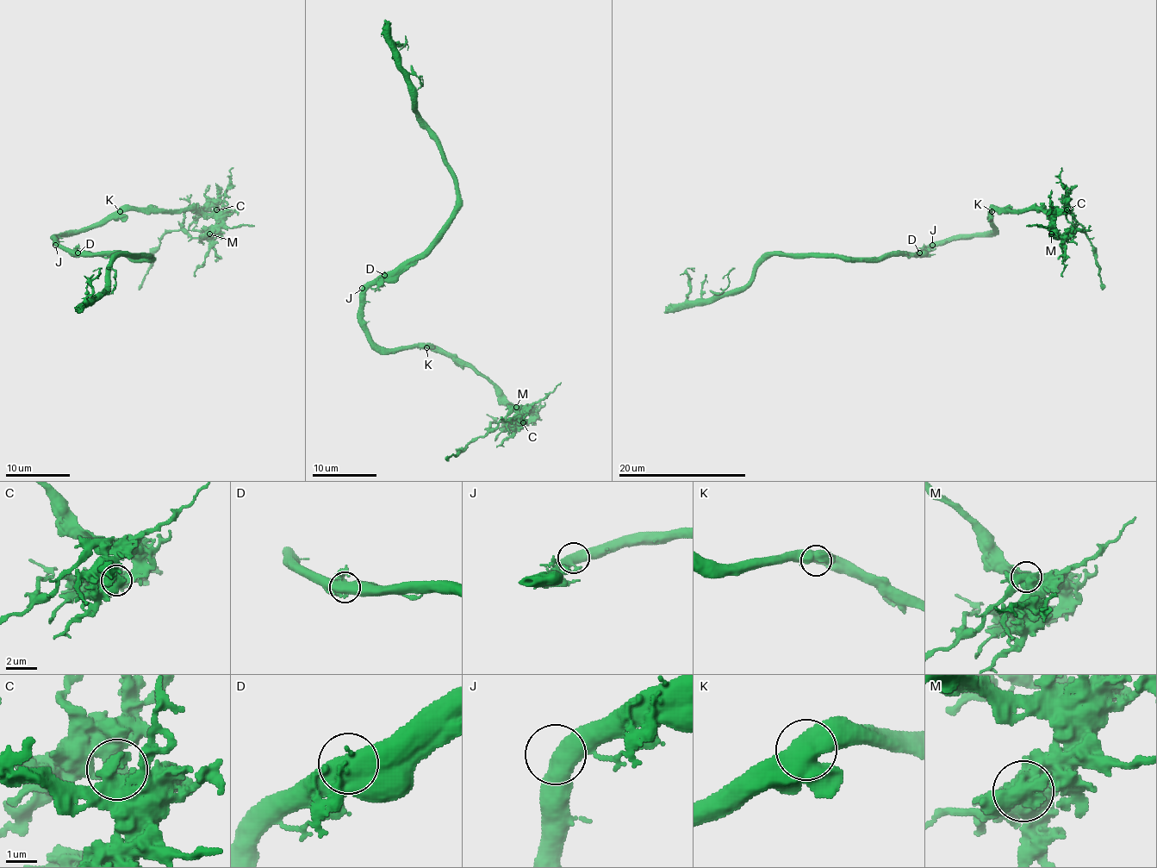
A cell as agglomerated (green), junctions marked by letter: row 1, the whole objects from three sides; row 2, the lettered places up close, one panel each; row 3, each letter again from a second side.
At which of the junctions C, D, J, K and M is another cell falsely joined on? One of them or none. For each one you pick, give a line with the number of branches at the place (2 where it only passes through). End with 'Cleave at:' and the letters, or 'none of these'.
M: Branches: 2
Cleave at: M

